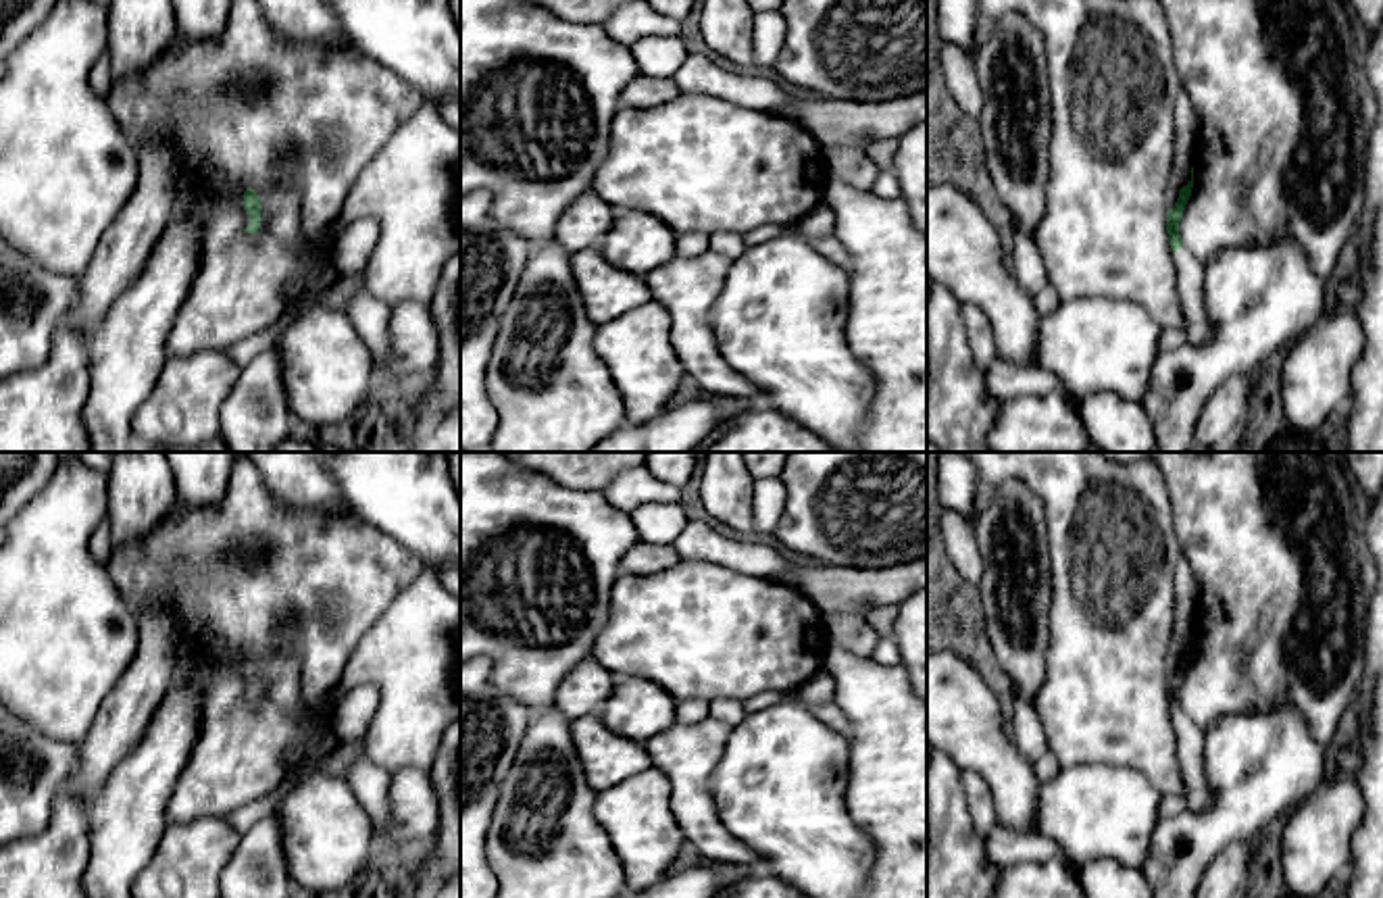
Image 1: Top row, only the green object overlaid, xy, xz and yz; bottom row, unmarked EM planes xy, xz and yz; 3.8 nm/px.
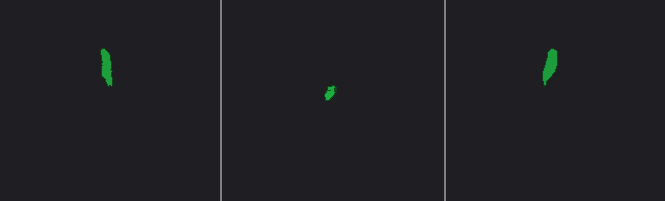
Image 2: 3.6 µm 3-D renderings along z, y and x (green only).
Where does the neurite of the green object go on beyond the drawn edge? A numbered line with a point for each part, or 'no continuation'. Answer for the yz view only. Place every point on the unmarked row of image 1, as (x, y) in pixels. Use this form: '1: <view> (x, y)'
1: yz (1190, 738)

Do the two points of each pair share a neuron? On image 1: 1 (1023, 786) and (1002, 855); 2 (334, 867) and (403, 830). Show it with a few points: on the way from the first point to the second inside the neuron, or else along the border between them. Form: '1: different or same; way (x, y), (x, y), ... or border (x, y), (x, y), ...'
1: different; border (998, 824), (1011, 830), (1036, 832)
2: different; border (373, 828), (375, 851)

